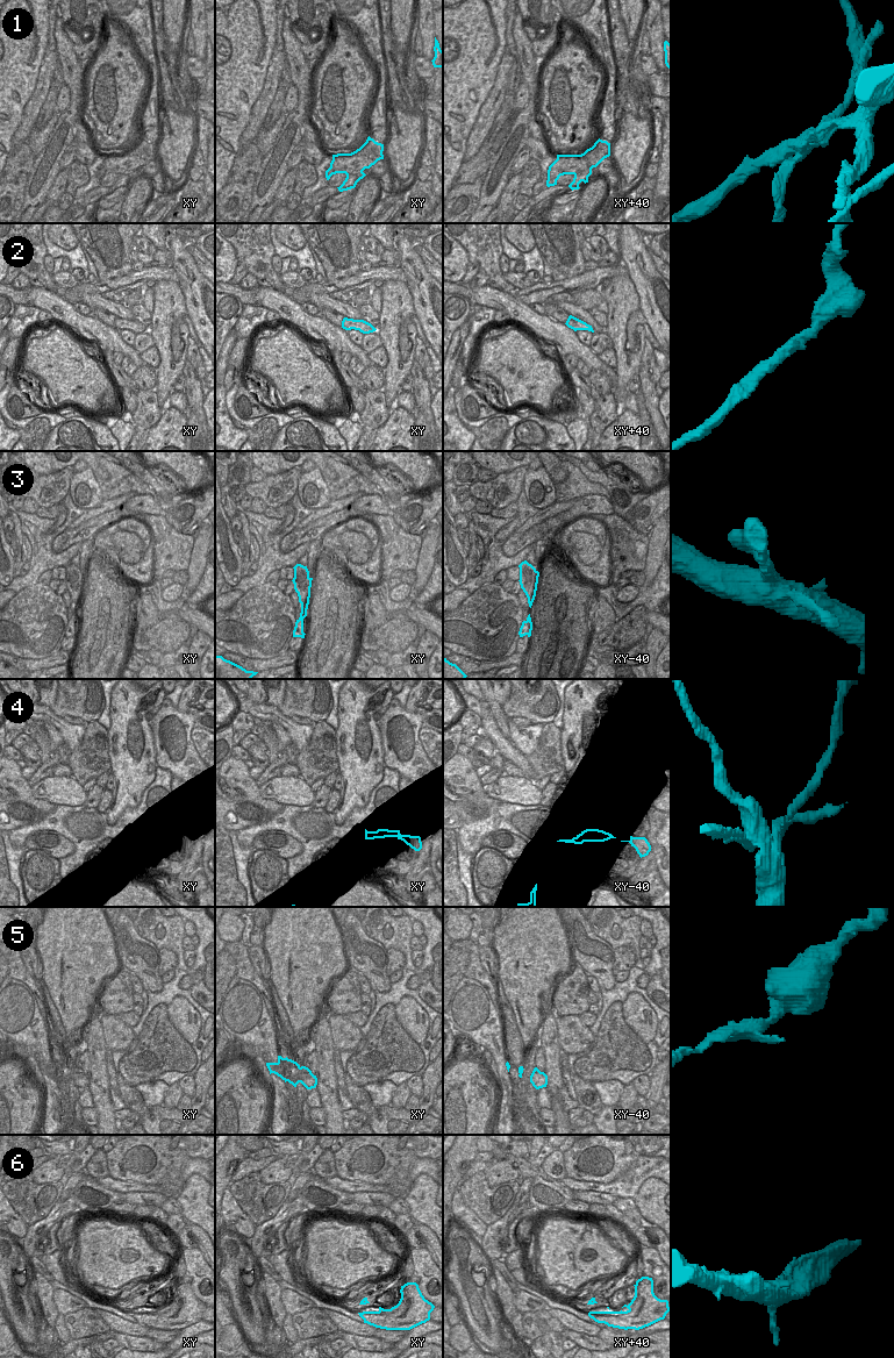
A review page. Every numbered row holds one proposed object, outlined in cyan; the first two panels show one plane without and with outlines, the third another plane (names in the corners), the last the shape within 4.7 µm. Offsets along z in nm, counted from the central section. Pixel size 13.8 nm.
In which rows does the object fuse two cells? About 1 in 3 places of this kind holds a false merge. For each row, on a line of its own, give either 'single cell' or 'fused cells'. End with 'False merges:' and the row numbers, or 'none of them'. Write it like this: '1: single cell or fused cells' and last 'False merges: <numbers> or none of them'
1: fused cells
2: single cell
3: single cell
4: fused cells
5: single cell
6: single cell
False merges: 1, 4

